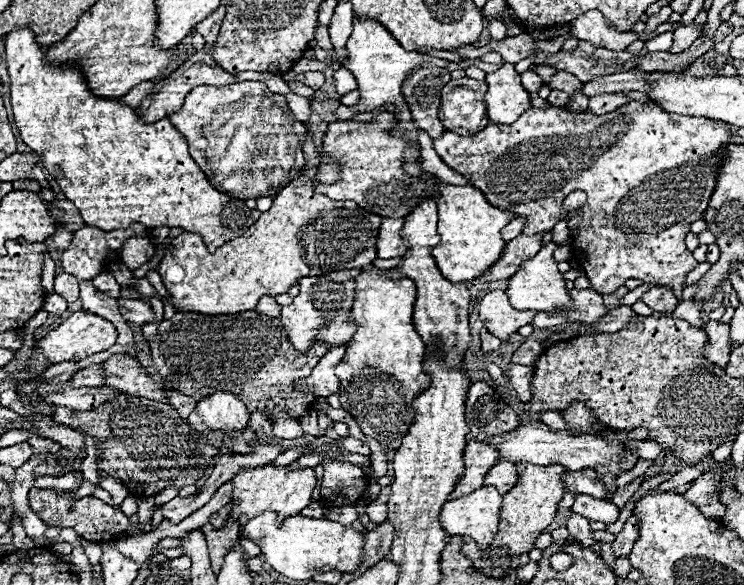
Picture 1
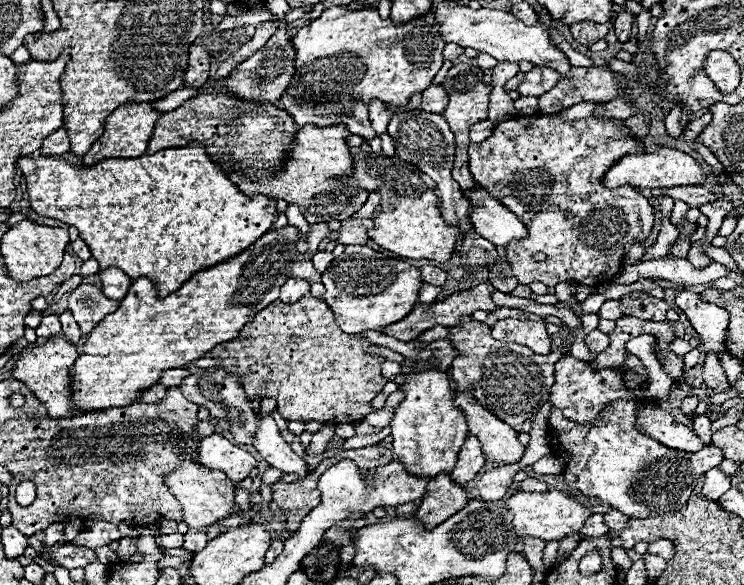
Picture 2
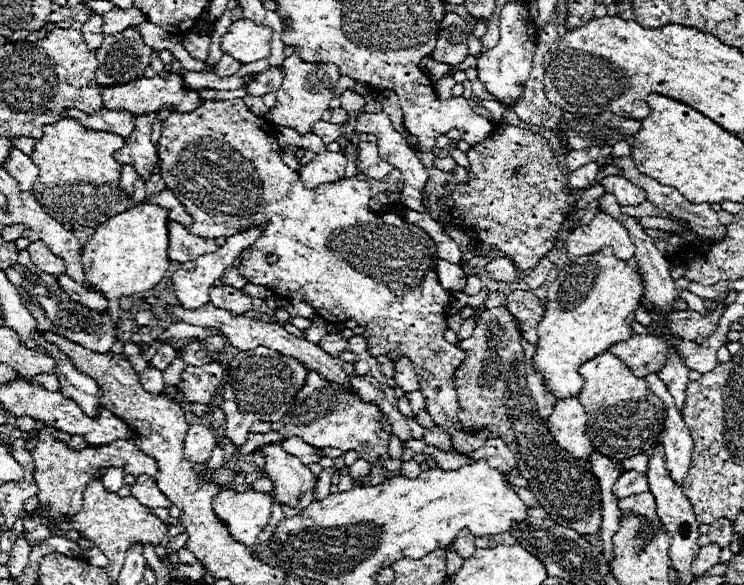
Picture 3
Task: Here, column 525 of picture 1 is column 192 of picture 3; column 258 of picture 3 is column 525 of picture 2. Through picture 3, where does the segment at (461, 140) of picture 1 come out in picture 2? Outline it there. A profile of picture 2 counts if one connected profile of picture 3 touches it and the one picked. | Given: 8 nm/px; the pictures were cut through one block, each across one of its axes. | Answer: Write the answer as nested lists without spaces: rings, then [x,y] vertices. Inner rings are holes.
[[[556,114],[522,116],[500,122],[492,136],[480,144],[472,144],[470,172],[476,182],[486,186],[490,194],[502,202],[510,212],[514,212],[530,232],[530,248],[508,248],[508,258],[512,258],[514,276],[520,284],[542,282],[546,286],[556,286],[560,282],[578,282],[584,286],[596,286],[612,282],[622,268],[624,254],[632,244],[644,242],[654,224],[654,210],[640,190],[632,186],[606,188],[602,186],[602,174],[610,164],[626,154],[644,150],[644,144],[628,136],[628,128],[614,124],[614,120],[598,120],[594,116],[560,122]],[[544,252],[544,262],[534,262],[534,254]]]

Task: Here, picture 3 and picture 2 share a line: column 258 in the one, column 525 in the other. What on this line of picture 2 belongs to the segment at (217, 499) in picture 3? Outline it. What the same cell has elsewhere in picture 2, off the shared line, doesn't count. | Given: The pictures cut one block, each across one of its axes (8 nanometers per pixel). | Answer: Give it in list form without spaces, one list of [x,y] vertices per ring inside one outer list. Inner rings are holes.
[[[548,490],[548,492],[518,492],[508,498],[506,508],[514,514],[514,530],[516,534],[528,534],[534,538],[540,538],[544,542],[550,540],[562,540],[572,532],[578,532],[584,522],[594,514],[586,504],[582,504],[576,496],[560,490]]]

